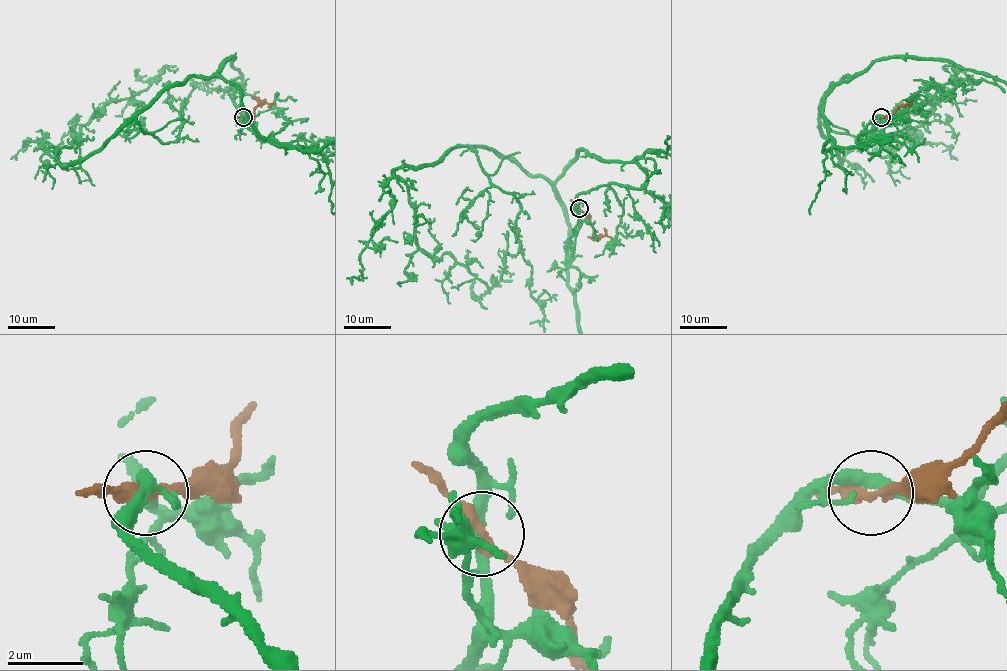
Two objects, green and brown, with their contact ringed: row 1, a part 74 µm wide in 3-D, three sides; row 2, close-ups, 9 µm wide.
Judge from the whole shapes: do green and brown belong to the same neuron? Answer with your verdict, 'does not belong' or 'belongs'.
does not belong

